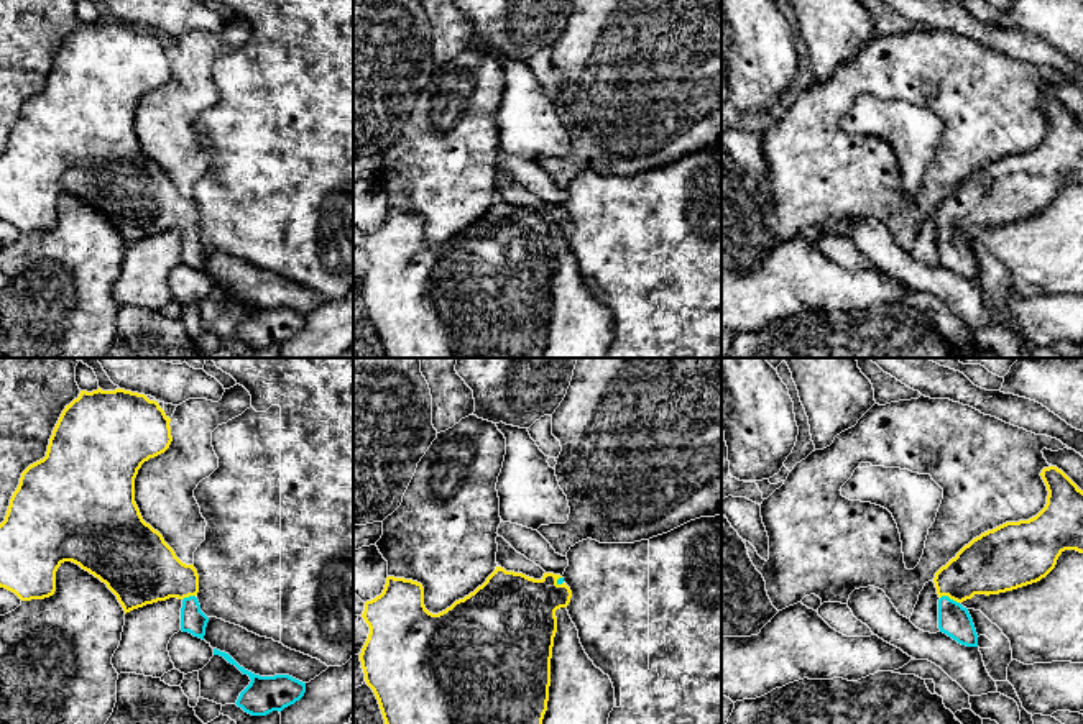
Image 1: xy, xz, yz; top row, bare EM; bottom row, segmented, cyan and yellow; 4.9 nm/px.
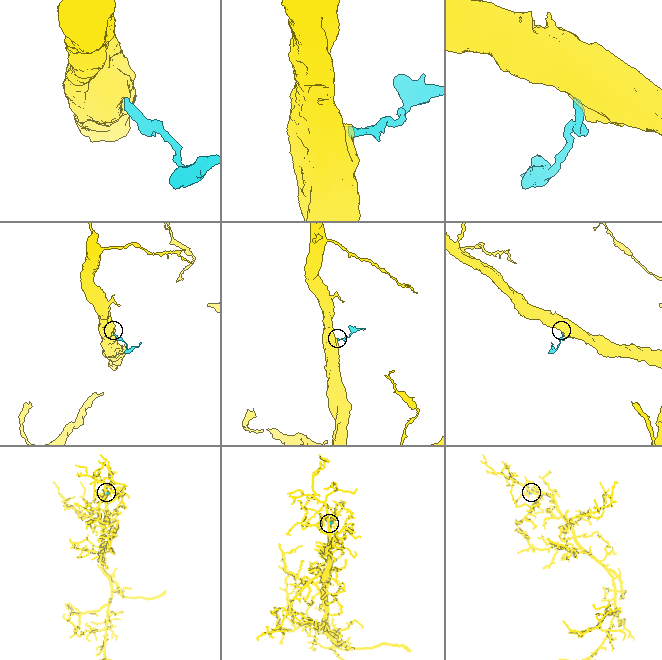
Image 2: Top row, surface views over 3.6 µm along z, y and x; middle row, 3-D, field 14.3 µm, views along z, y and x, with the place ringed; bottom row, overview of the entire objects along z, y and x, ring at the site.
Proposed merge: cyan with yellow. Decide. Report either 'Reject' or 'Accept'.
Accept

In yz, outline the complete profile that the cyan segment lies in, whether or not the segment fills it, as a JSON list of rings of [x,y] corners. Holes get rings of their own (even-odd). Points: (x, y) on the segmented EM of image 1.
[[[1057,466],[1040,476],[1048,496],[1035,517],[981,534],[935,573],[938,629],[961,645],[978,647],[963,601],[1037,583],[1065,550],[1083,553],[1083,491]]]

